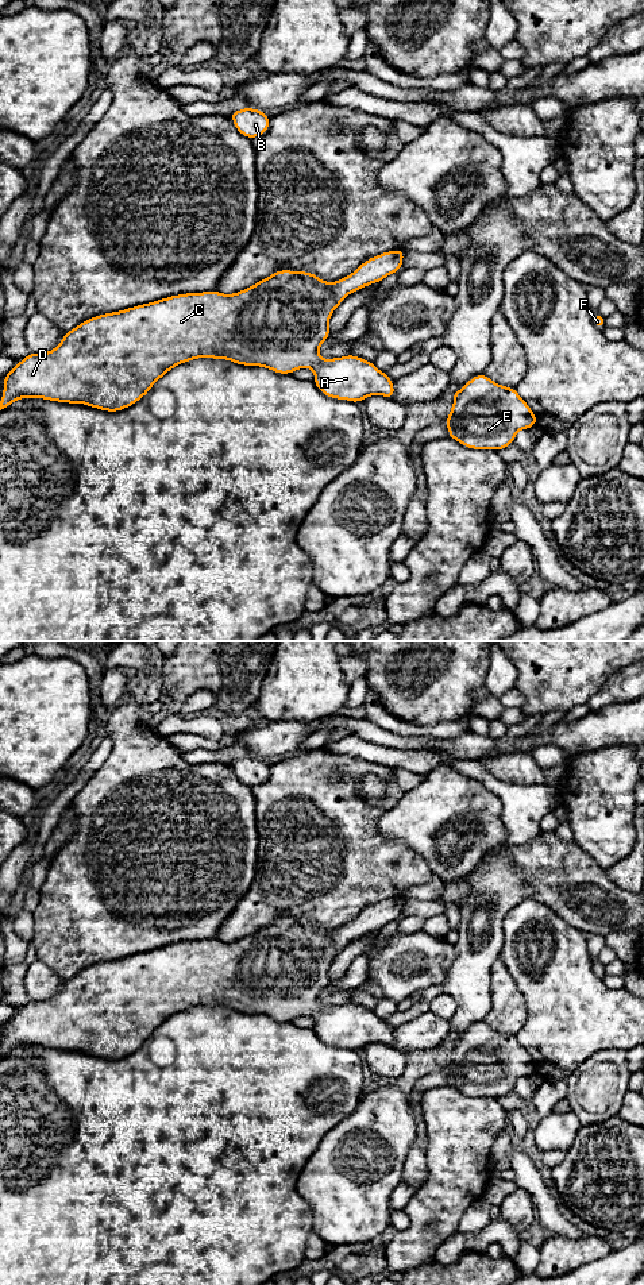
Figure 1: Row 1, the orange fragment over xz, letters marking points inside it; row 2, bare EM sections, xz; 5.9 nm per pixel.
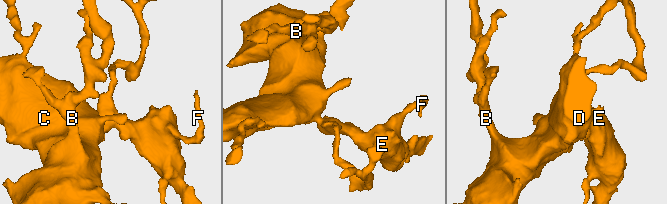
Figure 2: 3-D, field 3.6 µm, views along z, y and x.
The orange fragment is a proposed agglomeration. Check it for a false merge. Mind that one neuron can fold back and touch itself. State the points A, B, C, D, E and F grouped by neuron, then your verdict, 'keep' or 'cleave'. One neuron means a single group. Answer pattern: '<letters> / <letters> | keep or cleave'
A B C D E F | keep

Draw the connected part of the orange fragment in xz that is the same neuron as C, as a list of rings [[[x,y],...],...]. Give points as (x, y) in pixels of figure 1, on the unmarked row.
[[[404,898],[382,900],[336,930],[324,930],[309,919],[278,918],[234,942],[217,938],[184,941],[120,960],[97,962],[65,980],[61,991],[51,999],[30,1000],[15,1011],[1,1027],[4,1039],[0,1061],[22,1046],[84,1051],[105,1060],[120,1060],[143,1046],[167,1019],[198,1006],[266,1015],[277,1022],[312,1016],[313,1031],[323,1042],[335,1047],[358,1051],[370,1043],[394,1046],[393,1027],[373,1010],[351,1002],[321,1007],[319,995],[329,985],[329,966],[343,948],[352,939],[398,921],[404,904]]]

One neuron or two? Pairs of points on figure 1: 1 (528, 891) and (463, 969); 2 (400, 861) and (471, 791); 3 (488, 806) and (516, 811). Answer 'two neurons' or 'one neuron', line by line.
1: one neuron
2: two neurons
3: two neurons

